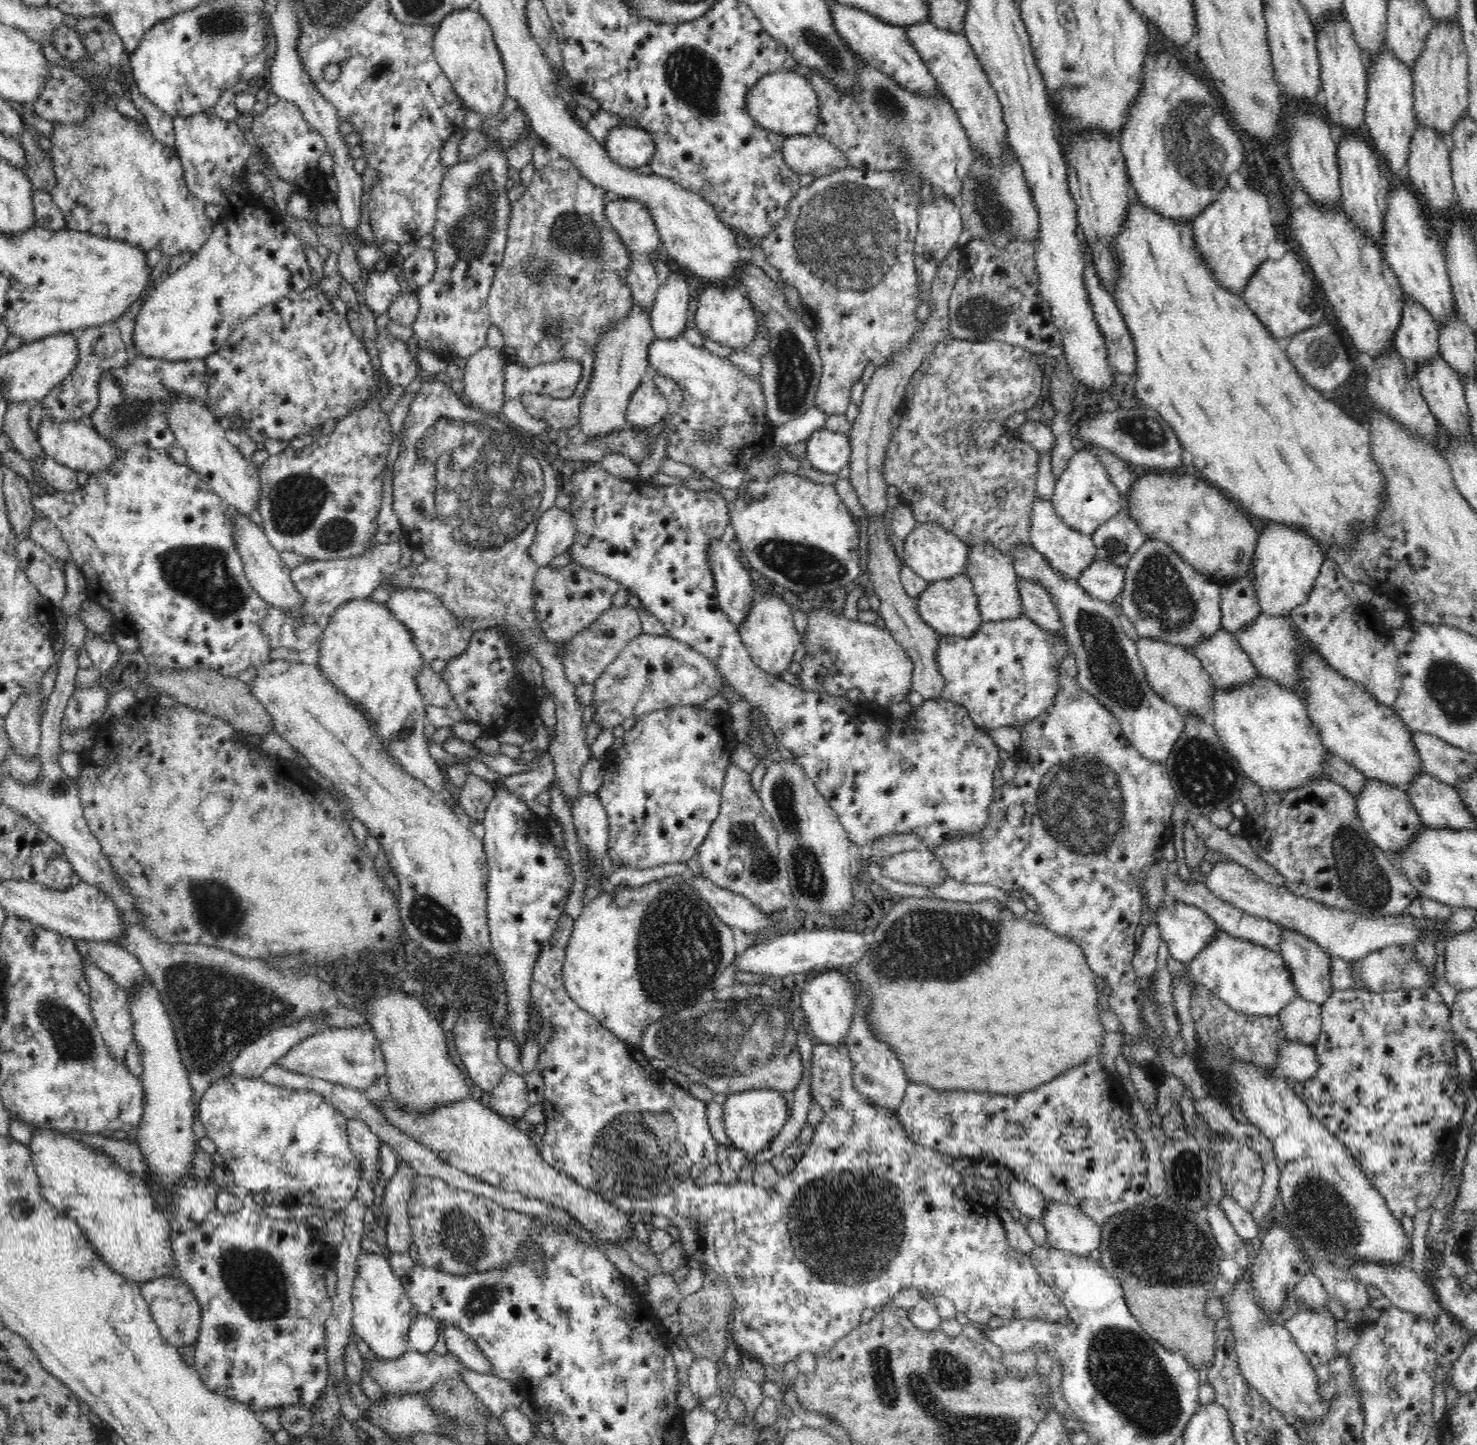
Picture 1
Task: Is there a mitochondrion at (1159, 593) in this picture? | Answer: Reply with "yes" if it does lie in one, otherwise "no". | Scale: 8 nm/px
yes

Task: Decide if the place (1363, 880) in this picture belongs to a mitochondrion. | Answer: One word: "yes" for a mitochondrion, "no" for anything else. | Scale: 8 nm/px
yes

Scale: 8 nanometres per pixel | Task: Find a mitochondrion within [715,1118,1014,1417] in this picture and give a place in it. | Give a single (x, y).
(860, 1237)

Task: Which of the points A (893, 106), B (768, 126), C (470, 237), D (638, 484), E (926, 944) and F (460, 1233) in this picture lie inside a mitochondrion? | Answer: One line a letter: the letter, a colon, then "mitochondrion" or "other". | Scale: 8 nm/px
A: mitochondrion
B: other
C: mitochondrion
D: other
E: mitochondrion
F: mitochondrion

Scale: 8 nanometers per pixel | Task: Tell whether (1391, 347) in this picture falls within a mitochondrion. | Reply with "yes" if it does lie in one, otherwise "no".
no

